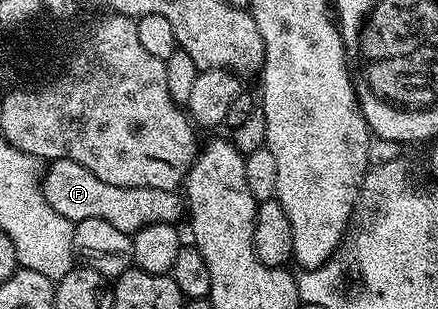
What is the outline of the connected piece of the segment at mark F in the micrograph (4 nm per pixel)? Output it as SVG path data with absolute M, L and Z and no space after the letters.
M73 159L50 162L42 174L41 184L45 203L72 223L81 219L105 219L117 231L133 235L155 221L175 225L185 217L185 201L178 192L161 191L157 187L117 187L97 179L93 171L81 167L81 163L73 163Z

